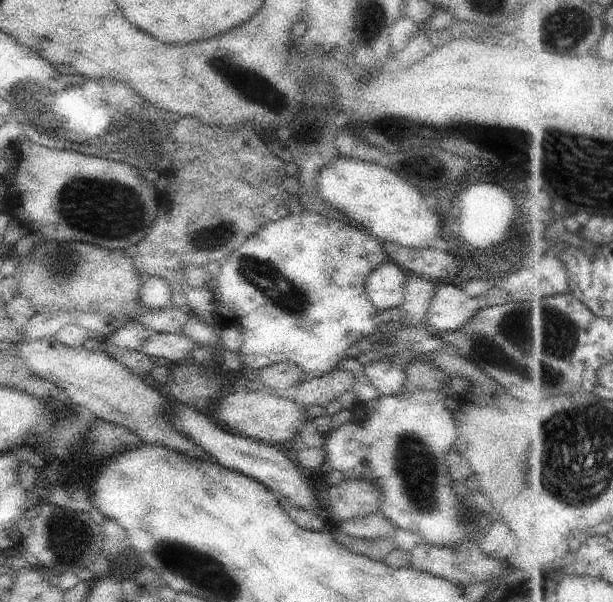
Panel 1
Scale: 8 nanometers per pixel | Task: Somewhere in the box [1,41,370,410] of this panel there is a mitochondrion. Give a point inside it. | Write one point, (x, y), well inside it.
(115, 133)

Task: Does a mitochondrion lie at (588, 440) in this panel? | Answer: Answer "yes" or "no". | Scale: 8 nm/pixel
yes

